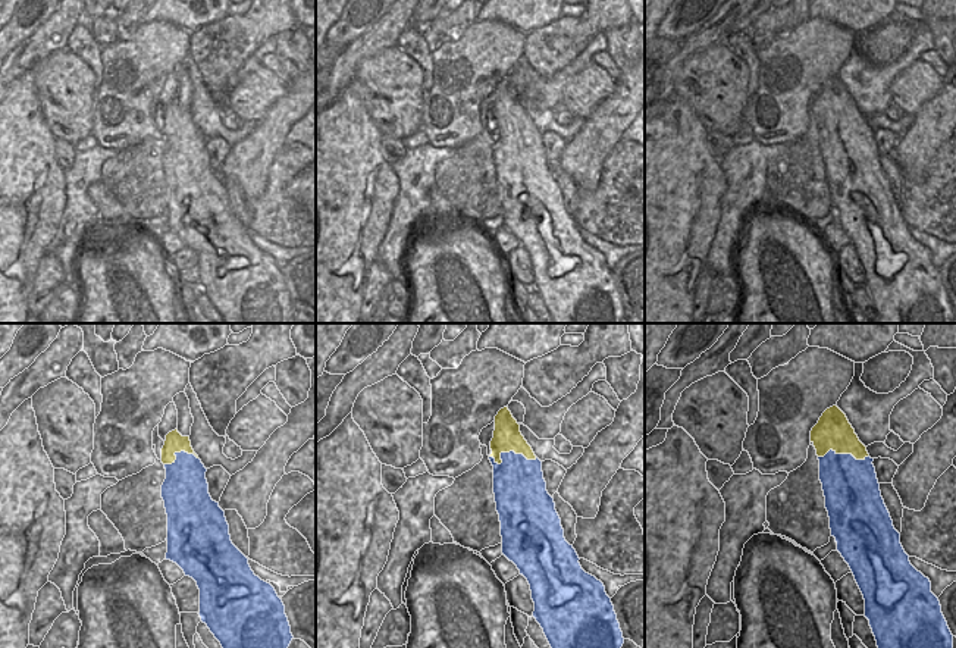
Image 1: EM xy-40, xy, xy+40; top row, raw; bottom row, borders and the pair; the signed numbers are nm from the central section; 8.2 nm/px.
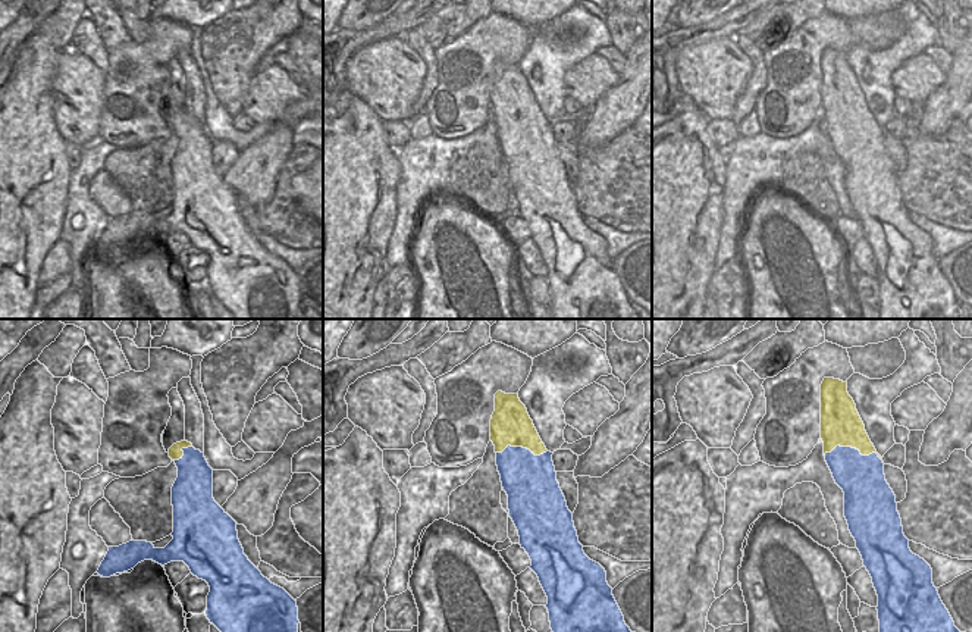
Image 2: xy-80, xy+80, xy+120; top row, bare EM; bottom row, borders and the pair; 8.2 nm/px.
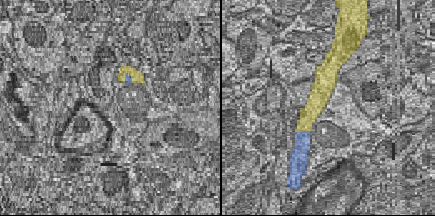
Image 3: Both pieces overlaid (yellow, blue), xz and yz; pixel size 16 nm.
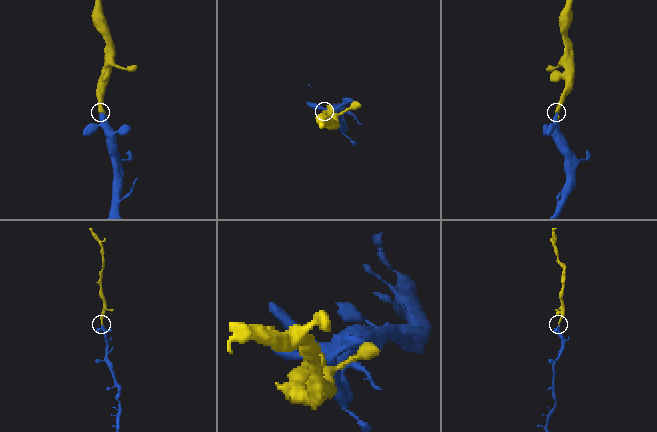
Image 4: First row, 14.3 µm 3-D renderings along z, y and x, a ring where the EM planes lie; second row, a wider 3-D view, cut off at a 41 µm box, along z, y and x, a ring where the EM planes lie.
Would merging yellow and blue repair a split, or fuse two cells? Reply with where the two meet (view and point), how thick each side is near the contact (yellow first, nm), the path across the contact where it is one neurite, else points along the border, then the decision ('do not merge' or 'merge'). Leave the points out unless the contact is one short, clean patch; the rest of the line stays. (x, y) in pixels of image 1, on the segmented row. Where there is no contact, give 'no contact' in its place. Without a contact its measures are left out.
contact xy (510, 450); calibres 240 and 380 nm; merge

